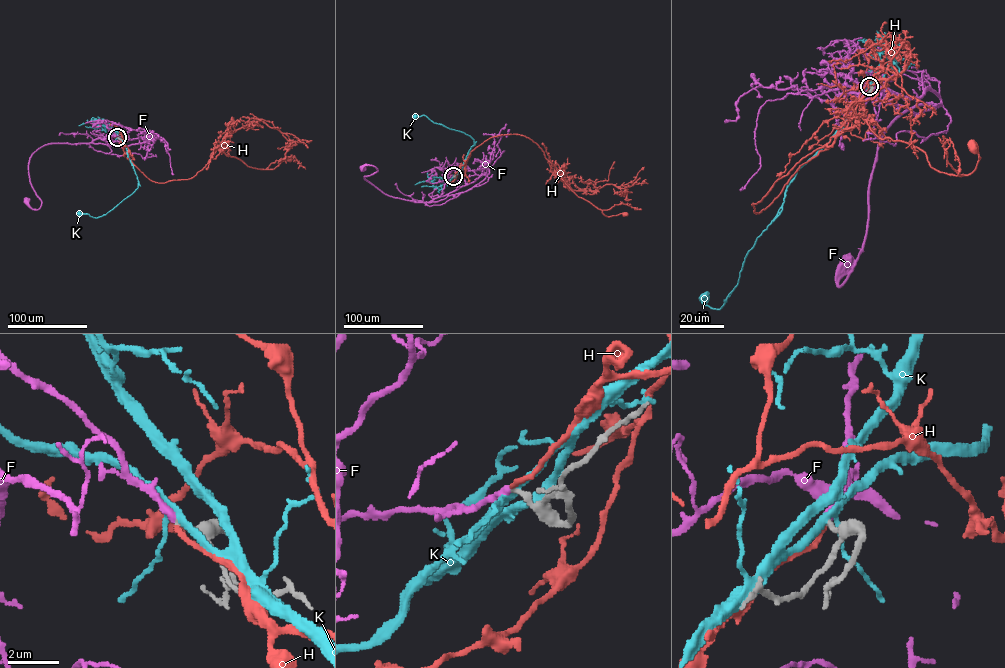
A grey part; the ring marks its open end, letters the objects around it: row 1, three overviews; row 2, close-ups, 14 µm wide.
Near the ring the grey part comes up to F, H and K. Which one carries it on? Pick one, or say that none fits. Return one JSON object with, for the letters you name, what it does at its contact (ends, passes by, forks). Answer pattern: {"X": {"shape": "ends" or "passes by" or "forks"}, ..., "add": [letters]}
{"F": {"shape": "ends"}, "add": ["F"]}

